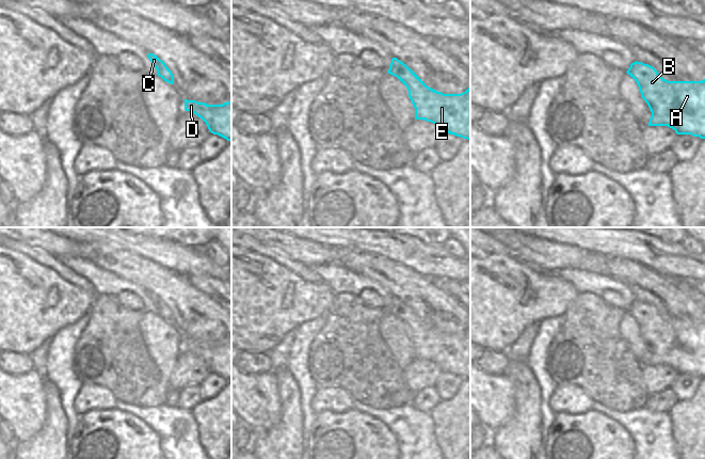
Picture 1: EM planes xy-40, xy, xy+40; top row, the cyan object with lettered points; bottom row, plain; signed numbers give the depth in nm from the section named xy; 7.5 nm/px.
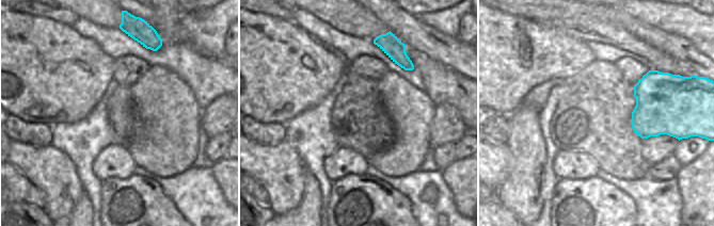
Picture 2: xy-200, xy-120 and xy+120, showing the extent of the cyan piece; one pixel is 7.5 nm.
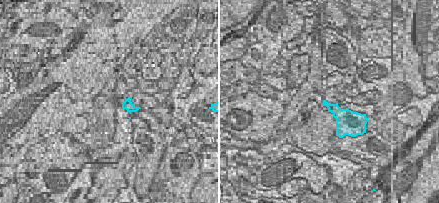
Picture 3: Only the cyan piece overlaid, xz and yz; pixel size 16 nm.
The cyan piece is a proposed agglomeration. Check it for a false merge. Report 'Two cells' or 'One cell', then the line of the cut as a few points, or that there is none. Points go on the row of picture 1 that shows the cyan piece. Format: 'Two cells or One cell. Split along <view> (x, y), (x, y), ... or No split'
One cell. No split

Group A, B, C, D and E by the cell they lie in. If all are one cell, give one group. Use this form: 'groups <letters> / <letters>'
groups A B C D E

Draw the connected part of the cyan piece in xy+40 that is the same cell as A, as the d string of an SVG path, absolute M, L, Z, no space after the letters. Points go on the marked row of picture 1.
M634 62L626 72L638 84L641 97L652 116L648 126L668 126L677 134L705 139L705 79L702 81L668 81L651 65Z

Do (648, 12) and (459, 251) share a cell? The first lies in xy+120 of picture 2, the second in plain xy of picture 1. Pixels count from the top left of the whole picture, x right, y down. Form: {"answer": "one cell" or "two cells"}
{"answer": "two cells"}

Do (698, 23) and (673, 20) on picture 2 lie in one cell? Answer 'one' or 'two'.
one

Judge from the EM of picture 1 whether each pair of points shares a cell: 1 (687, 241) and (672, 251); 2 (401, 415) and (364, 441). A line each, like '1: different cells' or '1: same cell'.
1: different cells
2: different cells

